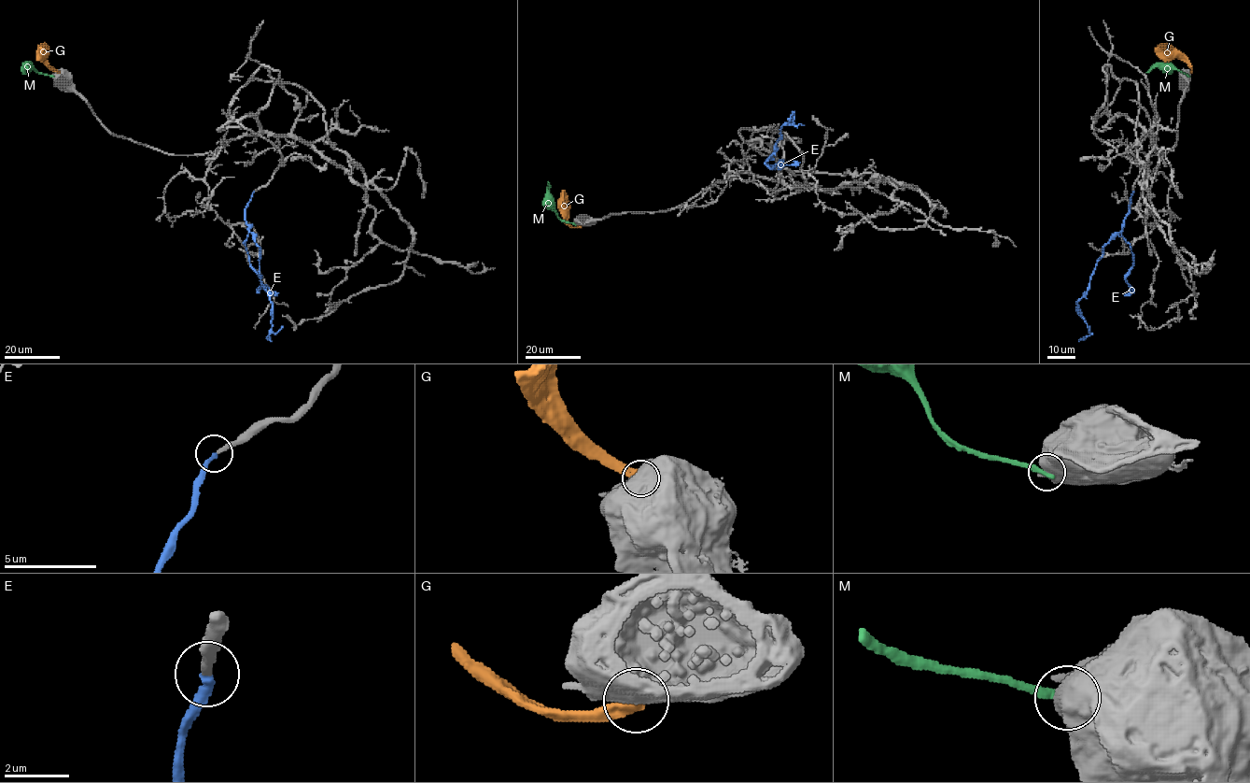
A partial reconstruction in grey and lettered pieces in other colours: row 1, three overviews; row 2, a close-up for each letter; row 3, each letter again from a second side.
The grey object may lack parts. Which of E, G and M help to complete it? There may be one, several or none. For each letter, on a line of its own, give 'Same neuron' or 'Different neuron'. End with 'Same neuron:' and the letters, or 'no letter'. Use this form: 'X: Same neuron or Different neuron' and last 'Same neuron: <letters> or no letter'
E: Same neuron
G: Different neuron
M: Different neuron
Same neuron: E

